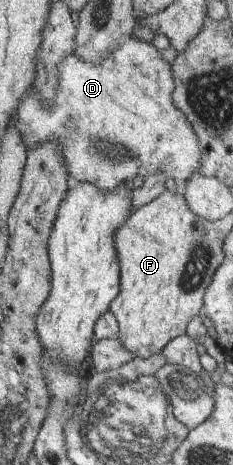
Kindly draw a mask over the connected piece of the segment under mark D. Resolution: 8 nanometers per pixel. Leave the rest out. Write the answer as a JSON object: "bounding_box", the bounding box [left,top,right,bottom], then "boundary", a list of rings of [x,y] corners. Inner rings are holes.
{"bounding_box":[16,35,203,192],"boundary":[[[133,35],[125,38],[120,47],[116,48],[104,61],[98,64],[89,64],[79,60],[73,53],[60,63],[59,78],[57,81],[56,92],[53,93],[52,107],[47,108],[46,104],[38,99],[35,88],[29,89],[26,95],[22,97],[22,101],[18,104],[16,118],[22,136],[26,136],[26,139],[37,144],[41,142],[58,142],[61,145],[62,157],[65,157],[66,169],[69,173],[69,182],[71,184],[77,182],[90,182],[91,184],[99,187],[103,192],[113,192],[116,188],[119,188],[120,184],[130,183],[133,177],[150,177],[150,174],[157,173],[158,169],[165,173],[165,178],[173,178],[174,181],[187,181],[198,171],[203,159],[203,152],[199,146],[198,138],[193,130],[190,121],[188,121],[186,115],[184,115],[173,102],[173,91],[175,83],[171,72],[170,63],[164,61],[159,53],[160,50],[156,49],[152,44],[143,42],[134,38]]]}

